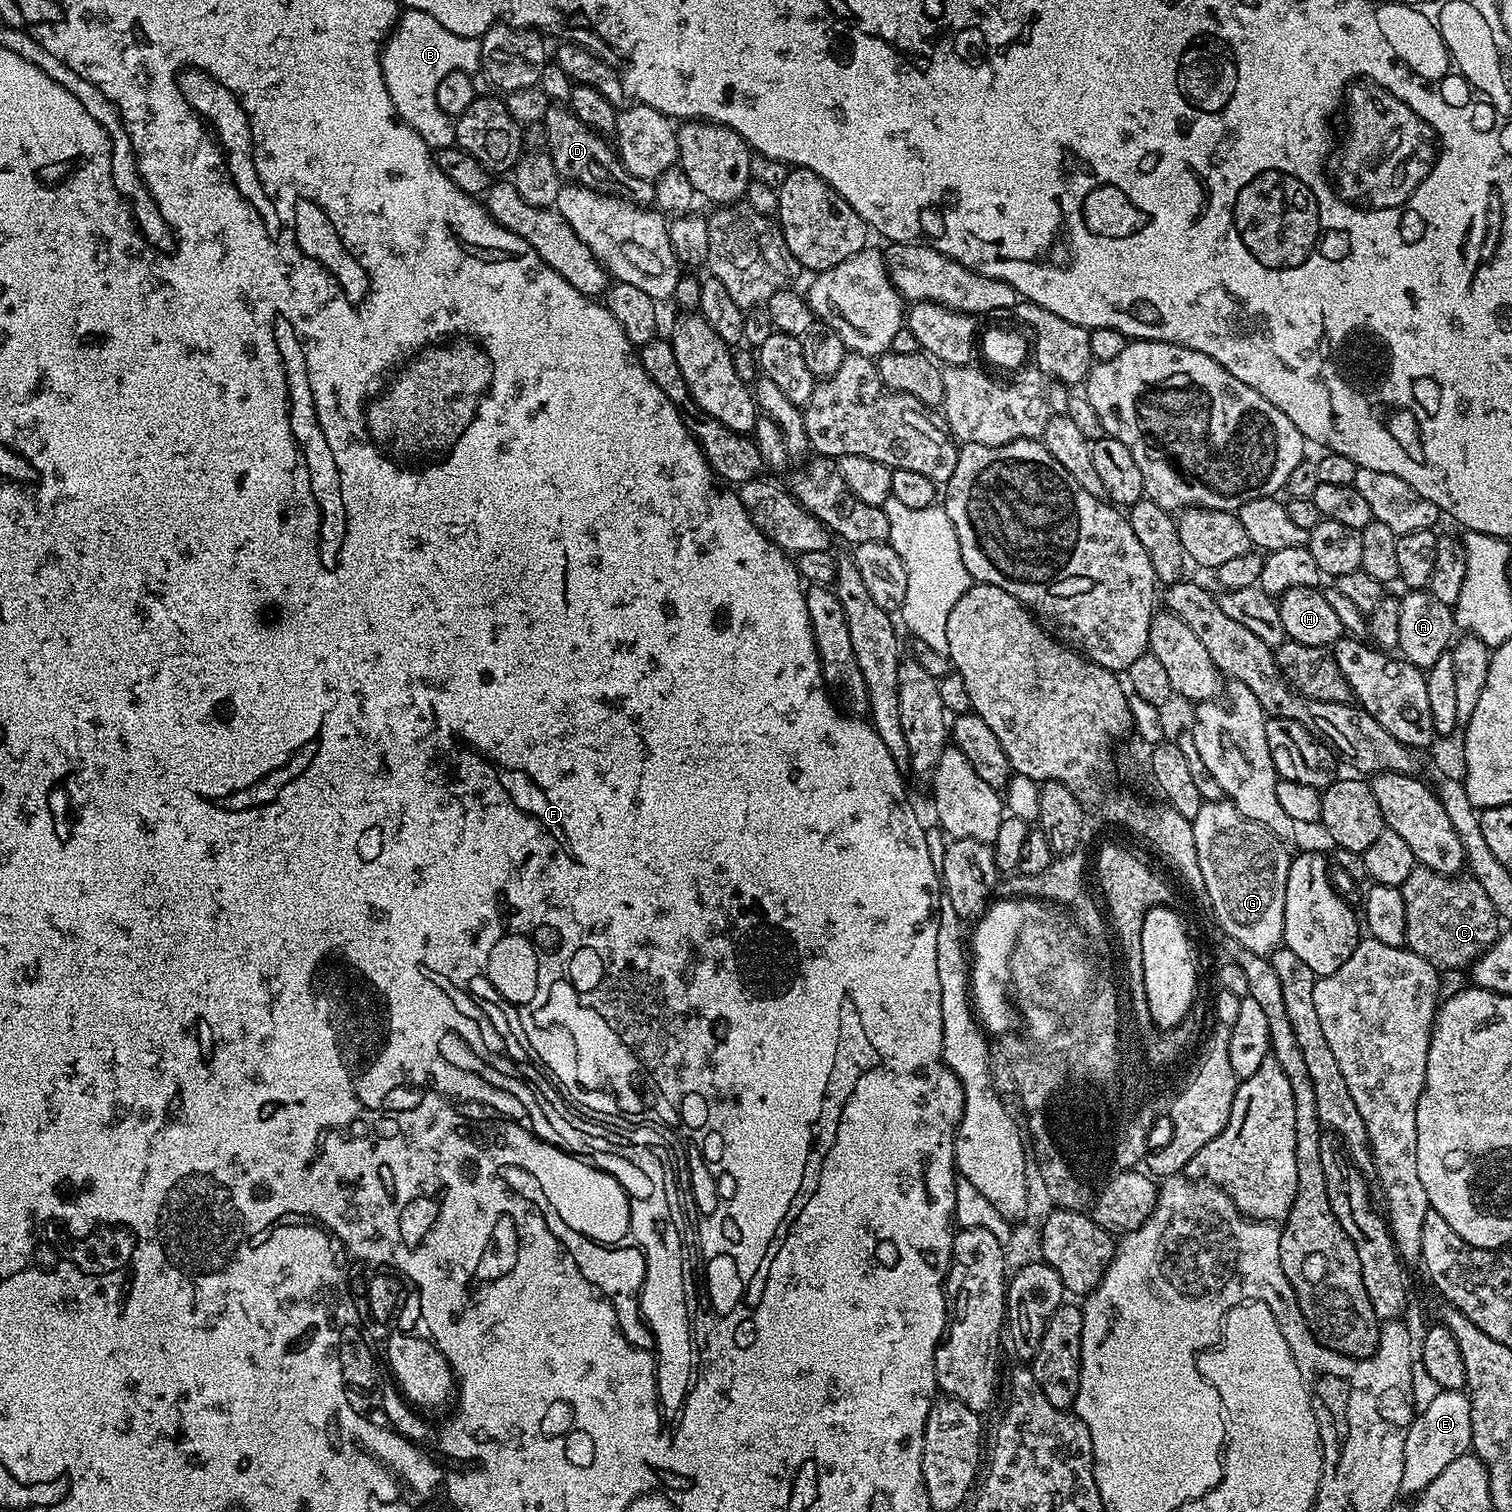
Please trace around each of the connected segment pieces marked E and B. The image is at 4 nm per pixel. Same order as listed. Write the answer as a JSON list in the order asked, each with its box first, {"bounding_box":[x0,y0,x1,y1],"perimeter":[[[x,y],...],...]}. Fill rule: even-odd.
[{"bounding_box":[1401,1390,1471,1498],"perimeter":[[[1440,1390],[1437,1396],[1417,1411],[1406,1434],[1406,1450],[1402,1450],[1401,1493],[1409,1498],[1423,1492],[1425,1486],[1434,1482],[1454,1458],[1465,1455],[1471,1449],[1471,1402],[1467,1391]]]},{"bounding_box":[380,8,480,150],"perimeter":[[[413,8],[399,13],[396,26],[384,41],[380,53],[380,69],[384,71],[386,90],[397,117],[409,124],[432,150],[453,147],[456,138],[453,121],[435,101],[438,84],[451,71],[471,74],[479,68],[480,42],[477,37],[454,34],[446,30],[438,18],[430,18],[430,14]]]}]

